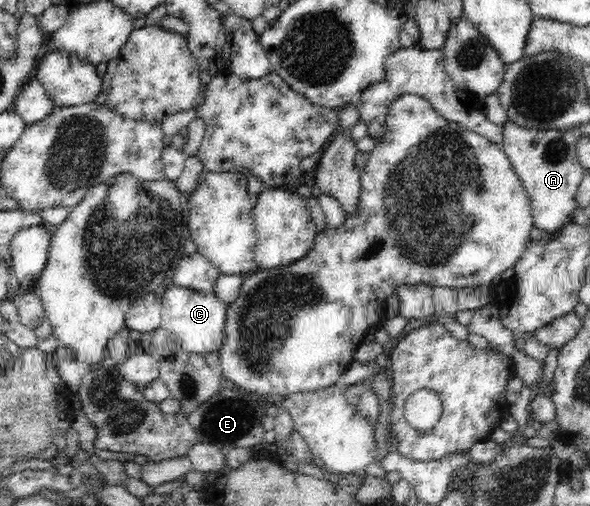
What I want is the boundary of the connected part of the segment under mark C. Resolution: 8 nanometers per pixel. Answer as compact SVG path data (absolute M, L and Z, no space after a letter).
M171 287L161 290L162 322L161 327L173 333L184 350L204 355L219 351L222 346L222 333L226 322L227 304L214 293L201 293L185 287Z

